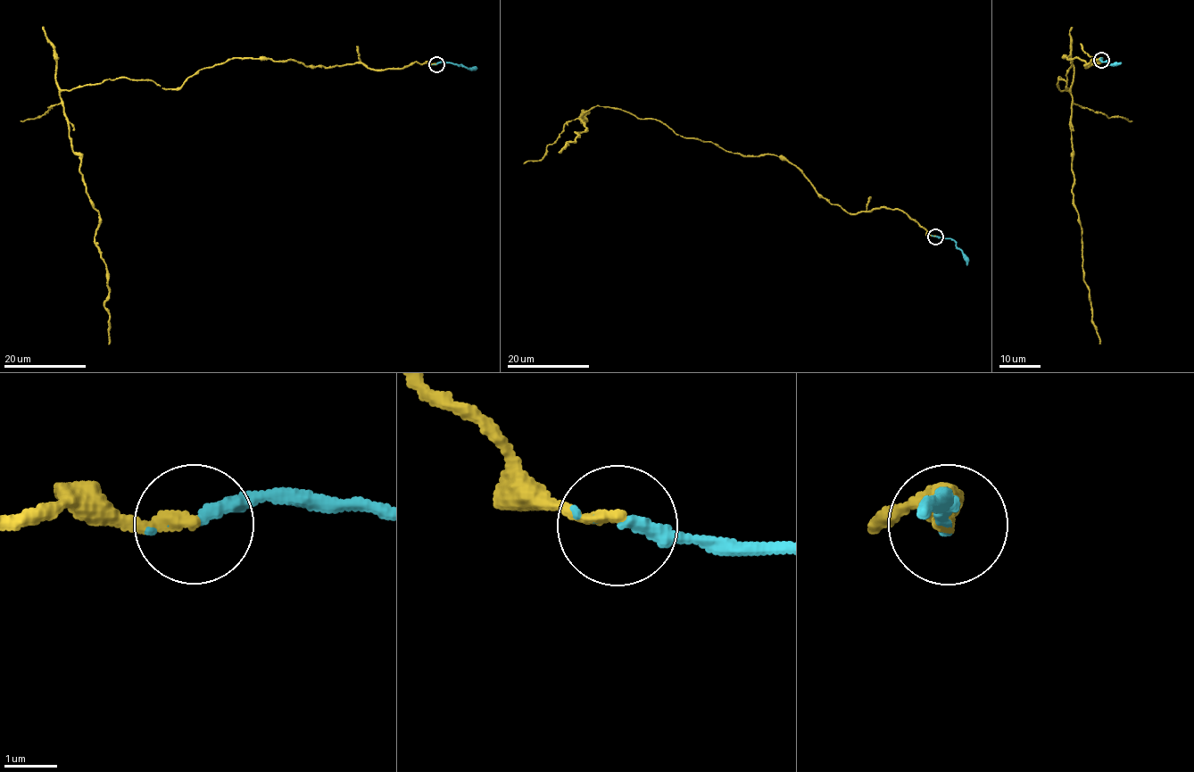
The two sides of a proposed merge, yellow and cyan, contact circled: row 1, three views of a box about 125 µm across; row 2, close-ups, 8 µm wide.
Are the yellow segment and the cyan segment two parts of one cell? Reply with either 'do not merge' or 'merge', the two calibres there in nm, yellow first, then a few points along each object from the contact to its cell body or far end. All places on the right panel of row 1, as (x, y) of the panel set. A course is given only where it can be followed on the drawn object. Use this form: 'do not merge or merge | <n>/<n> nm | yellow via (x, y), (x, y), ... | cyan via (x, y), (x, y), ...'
merge | 240/240 nm | yellow via (1101, 61), (1064, 56), (1067, 88), (1057, 85), (1071, 93), (1073, 203), (1100, 344) | cyan via (1101, 61), (1110, 64), (1121, 63)

